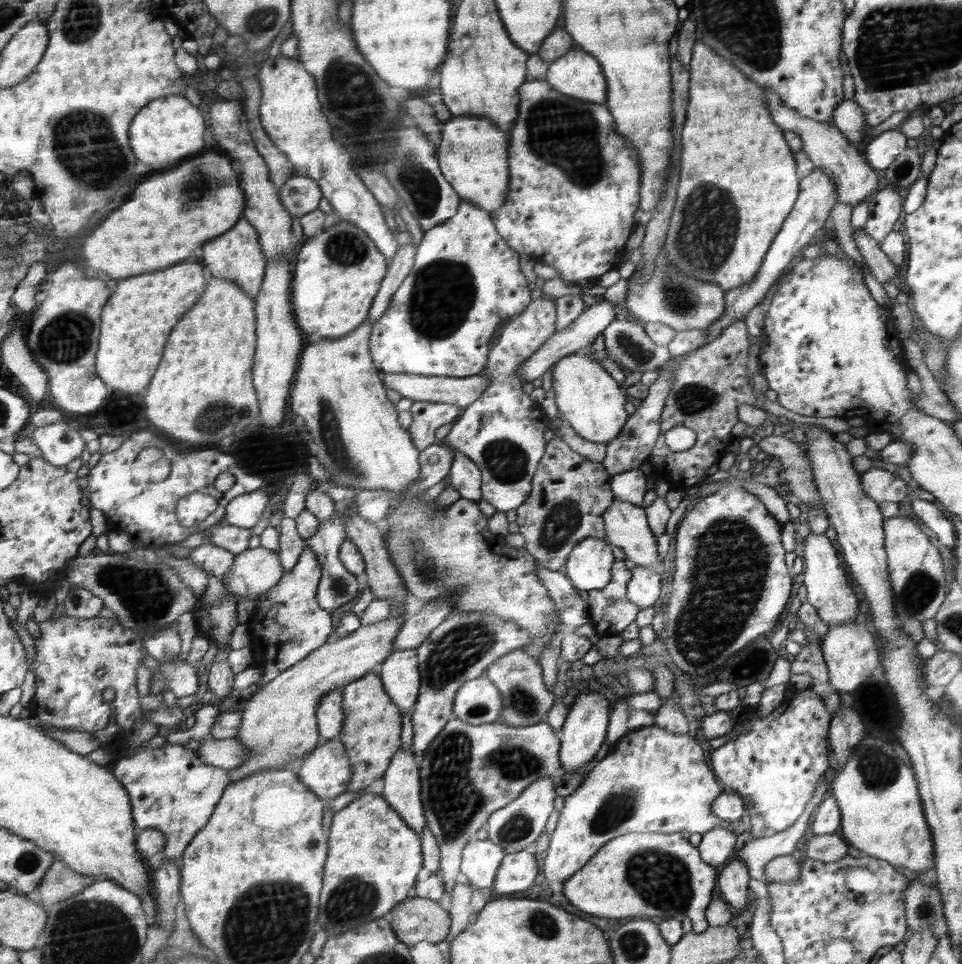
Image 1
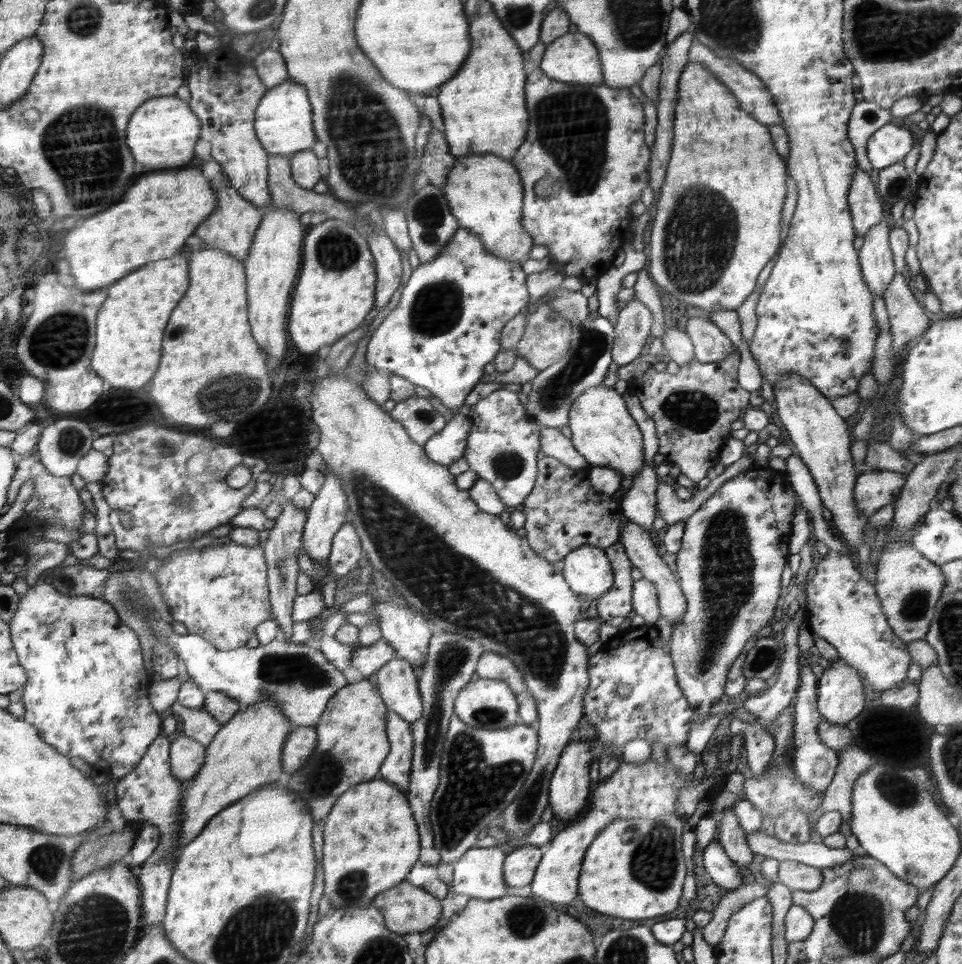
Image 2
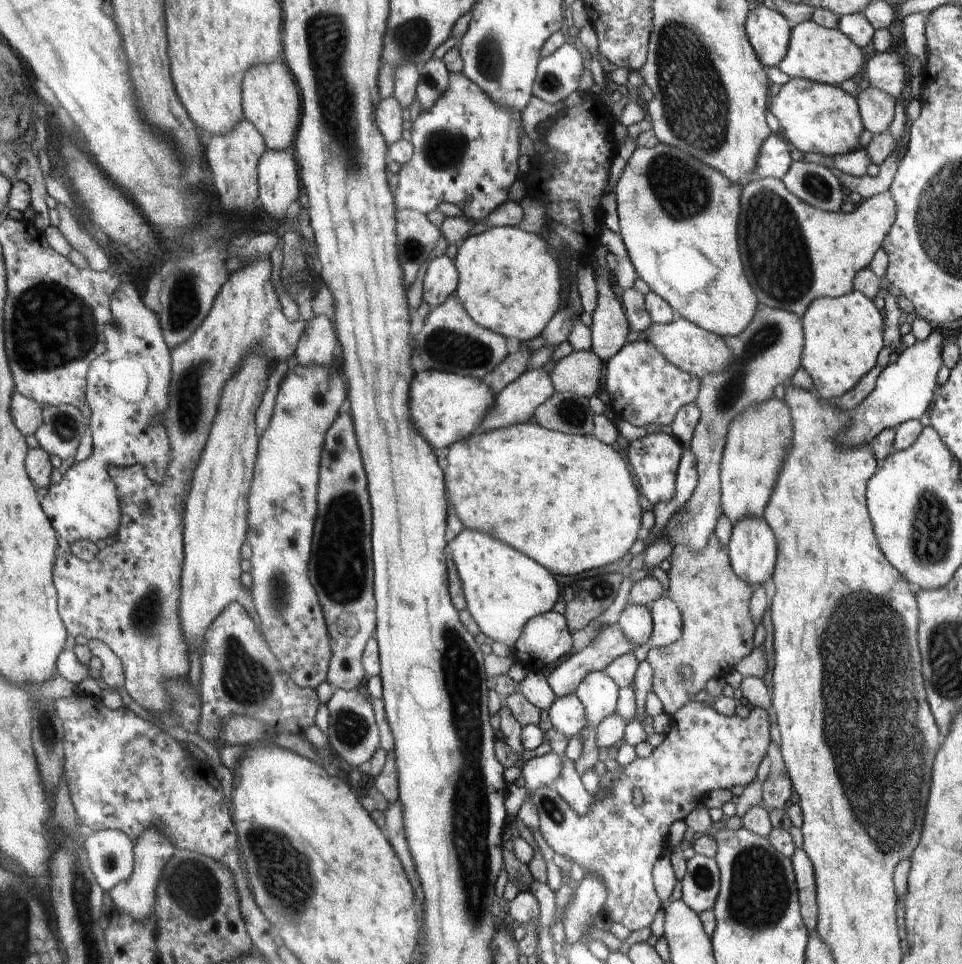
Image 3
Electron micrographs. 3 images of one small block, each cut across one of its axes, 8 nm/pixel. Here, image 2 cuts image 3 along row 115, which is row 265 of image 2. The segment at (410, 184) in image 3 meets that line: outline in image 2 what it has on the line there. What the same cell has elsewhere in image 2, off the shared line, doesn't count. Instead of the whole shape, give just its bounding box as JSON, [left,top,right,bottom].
[365,228,530,415]

